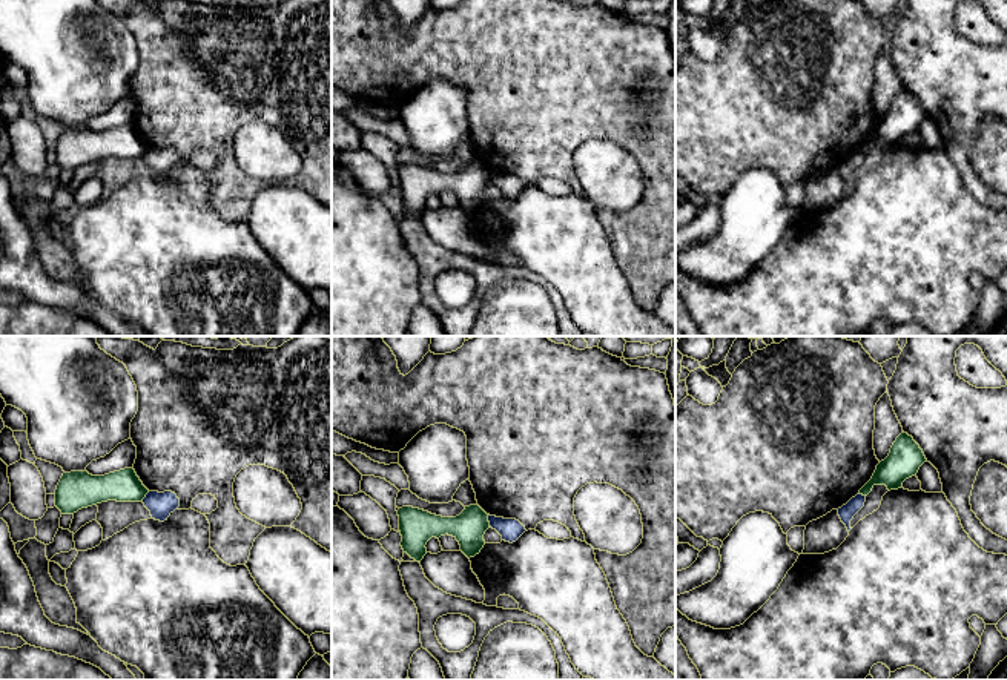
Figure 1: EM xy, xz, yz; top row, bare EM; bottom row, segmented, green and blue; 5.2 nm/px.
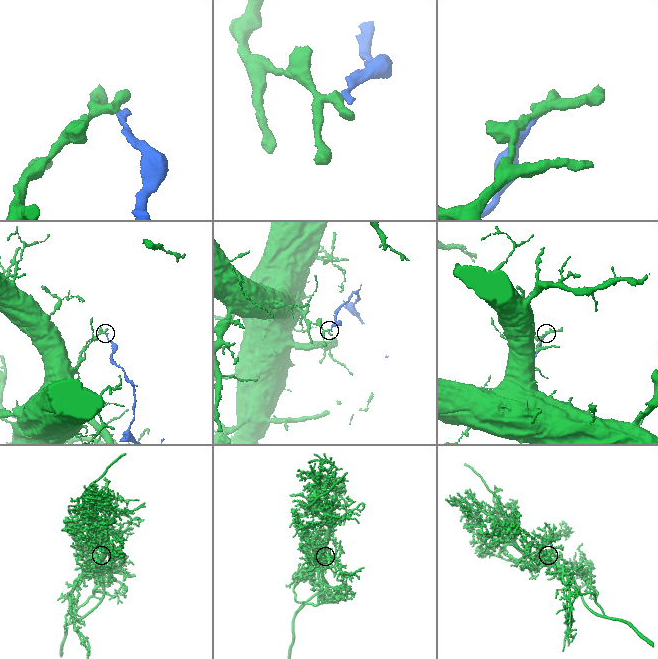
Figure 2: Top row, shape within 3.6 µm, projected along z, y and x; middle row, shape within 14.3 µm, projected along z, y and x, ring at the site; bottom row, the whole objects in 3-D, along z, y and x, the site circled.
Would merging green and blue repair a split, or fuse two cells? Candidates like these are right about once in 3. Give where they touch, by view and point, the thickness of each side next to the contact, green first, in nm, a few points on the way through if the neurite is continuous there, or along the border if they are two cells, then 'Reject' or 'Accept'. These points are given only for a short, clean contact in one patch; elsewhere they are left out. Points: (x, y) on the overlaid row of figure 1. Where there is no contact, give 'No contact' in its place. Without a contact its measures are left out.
Touches green at xz (487, 521). Thickness 170 nm (green) against 120 nm. Boundary: xz (487, 514), (490, 525). Reject

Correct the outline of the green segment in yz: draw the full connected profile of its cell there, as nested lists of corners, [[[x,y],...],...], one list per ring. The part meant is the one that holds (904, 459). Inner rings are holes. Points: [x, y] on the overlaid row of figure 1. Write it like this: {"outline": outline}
{"outline": [[[903,431],[893,442],[889,456],[877,465],[872,479],[858,494],[867,496],[875,485],[886,485],[889,491],[898,490],[906,479],[918,473],[926,460],[920,445]]]}

